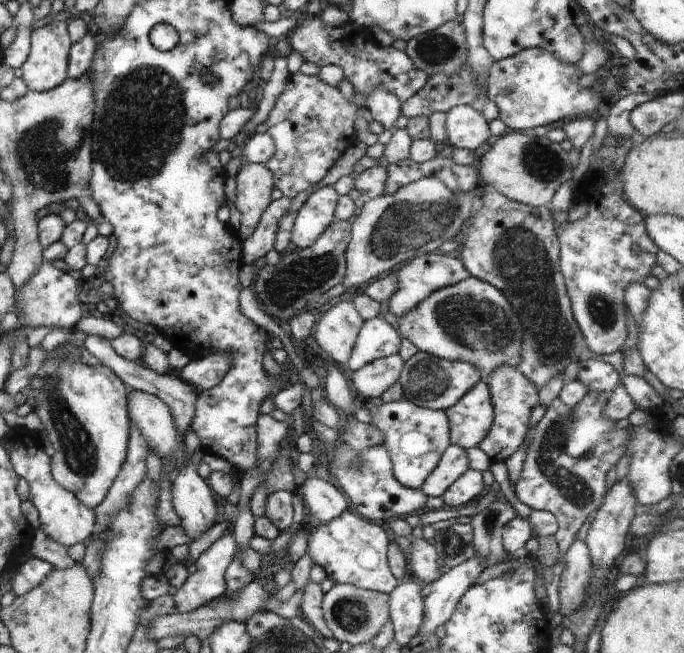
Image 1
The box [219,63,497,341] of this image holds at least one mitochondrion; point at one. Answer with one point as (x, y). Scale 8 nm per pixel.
(408, 224)

